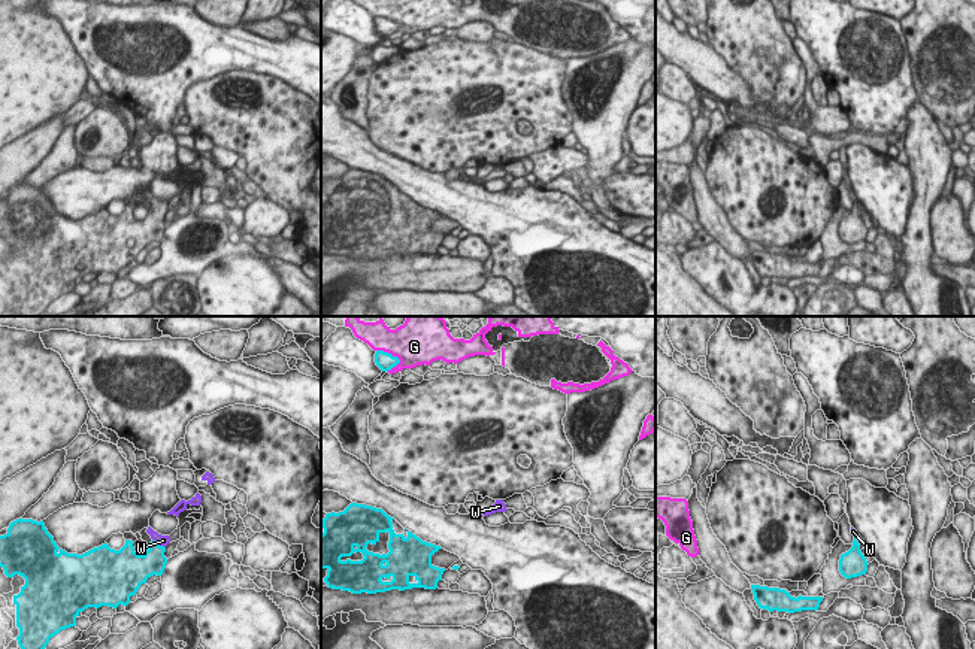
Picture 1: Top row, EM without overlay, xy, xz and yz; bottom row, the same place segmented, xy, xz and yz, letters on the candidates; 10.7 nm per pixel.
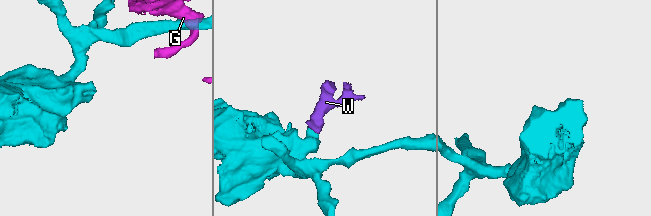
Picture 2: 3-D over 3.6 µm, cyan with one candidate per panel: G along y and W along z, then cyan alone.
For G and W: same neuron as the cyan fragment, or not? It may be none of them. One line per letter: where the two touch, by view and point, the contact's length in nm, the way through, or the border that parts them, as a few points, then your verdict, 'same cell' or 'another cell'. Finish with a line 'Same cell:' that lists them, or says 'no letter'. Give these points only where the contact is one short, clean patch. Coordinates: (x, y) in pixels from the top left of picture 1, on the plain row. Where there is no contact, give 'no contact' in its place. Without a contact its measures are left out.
G: xz (387, 18) | 300 nm | another cell
W: xy (157, 209) | 180 nm | across xy (154, 227), (157, 209), (163, 206) | same cell
Same cell: W

